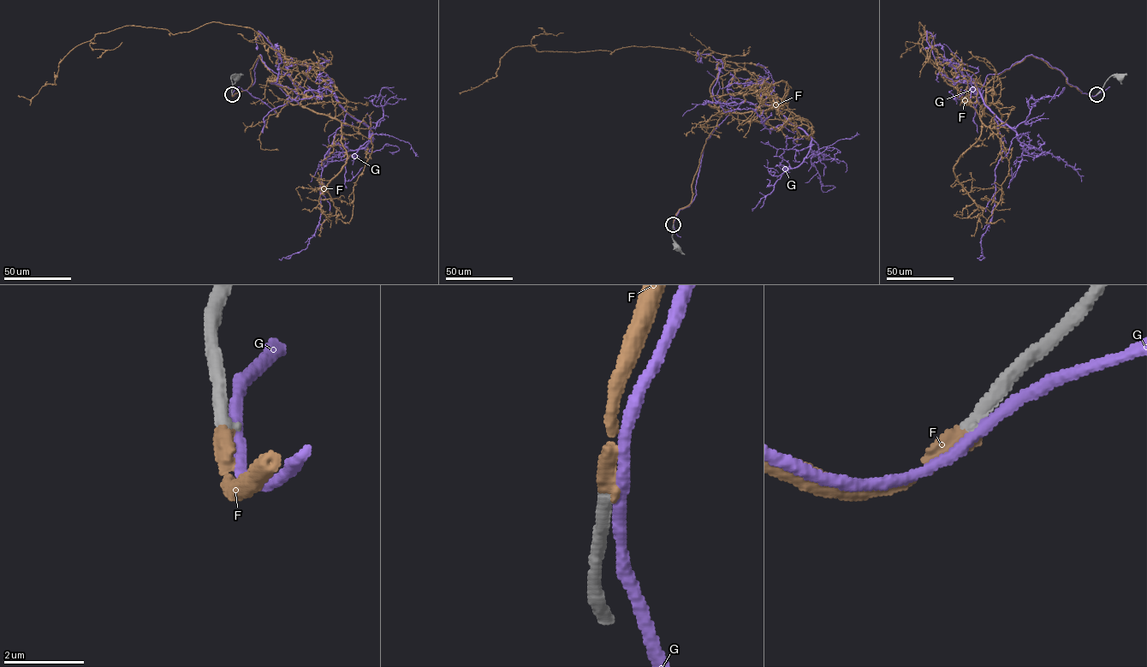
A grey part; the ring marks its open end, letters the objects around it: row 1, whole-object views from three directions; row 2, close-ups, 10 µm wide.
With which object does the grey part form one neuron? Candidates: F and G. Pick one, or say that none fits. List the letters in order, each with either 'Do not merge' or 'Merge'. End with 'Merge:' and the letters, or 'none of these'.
F: Merge
G: Do not merge
Merge: F

